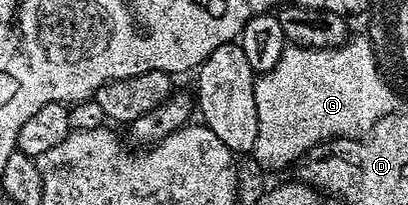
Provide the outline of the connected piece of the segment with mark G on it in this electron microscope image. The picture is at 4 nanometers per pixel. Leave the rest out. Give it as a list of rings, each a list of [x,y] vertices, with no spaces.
[[[355,41],[341,50],[336,46],[288,45],[274,68],[256,77],[255,99],[257,144],[253,151],[253,162],[264,171],[285,169],[287,162],[294,163],[318,142],[326,142],[328,138],[360,137],[371,127],[373,117],[387,111],[390,104],[388,90],[380,85],[376,77],[371,52],[365,41]]]

